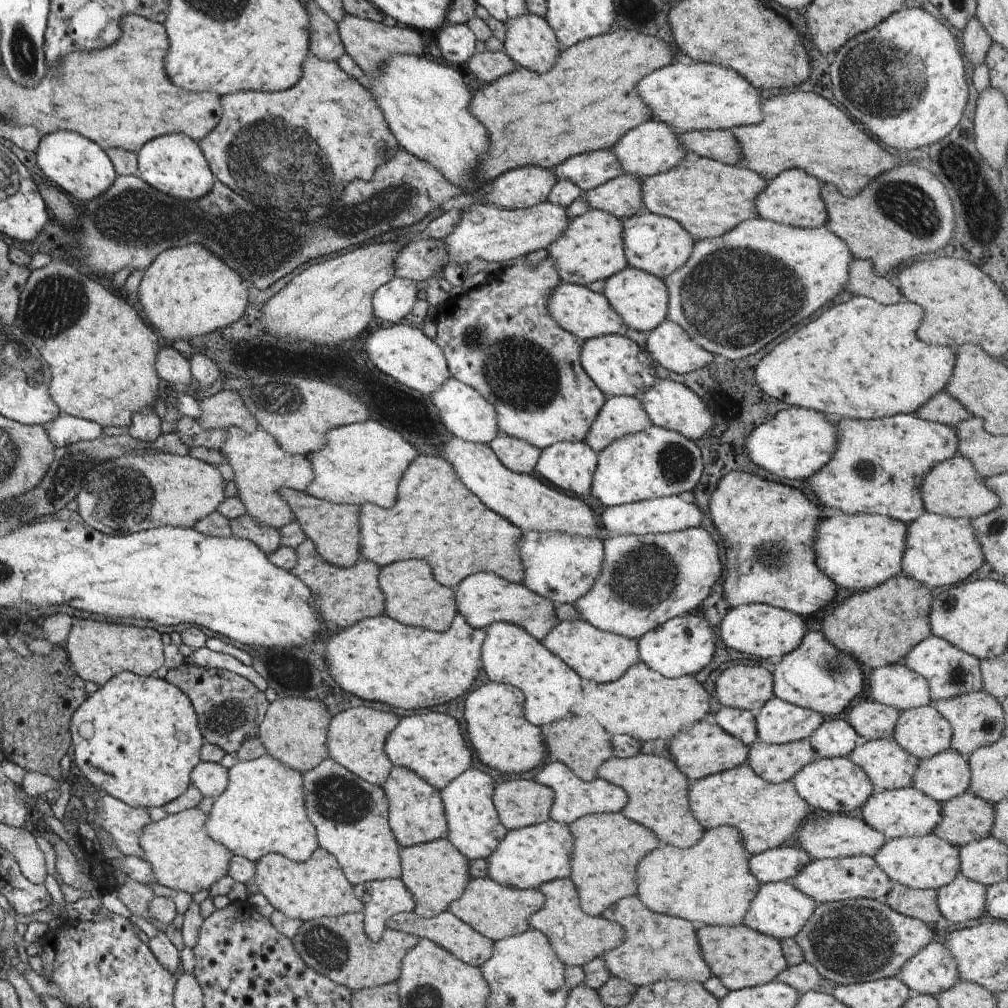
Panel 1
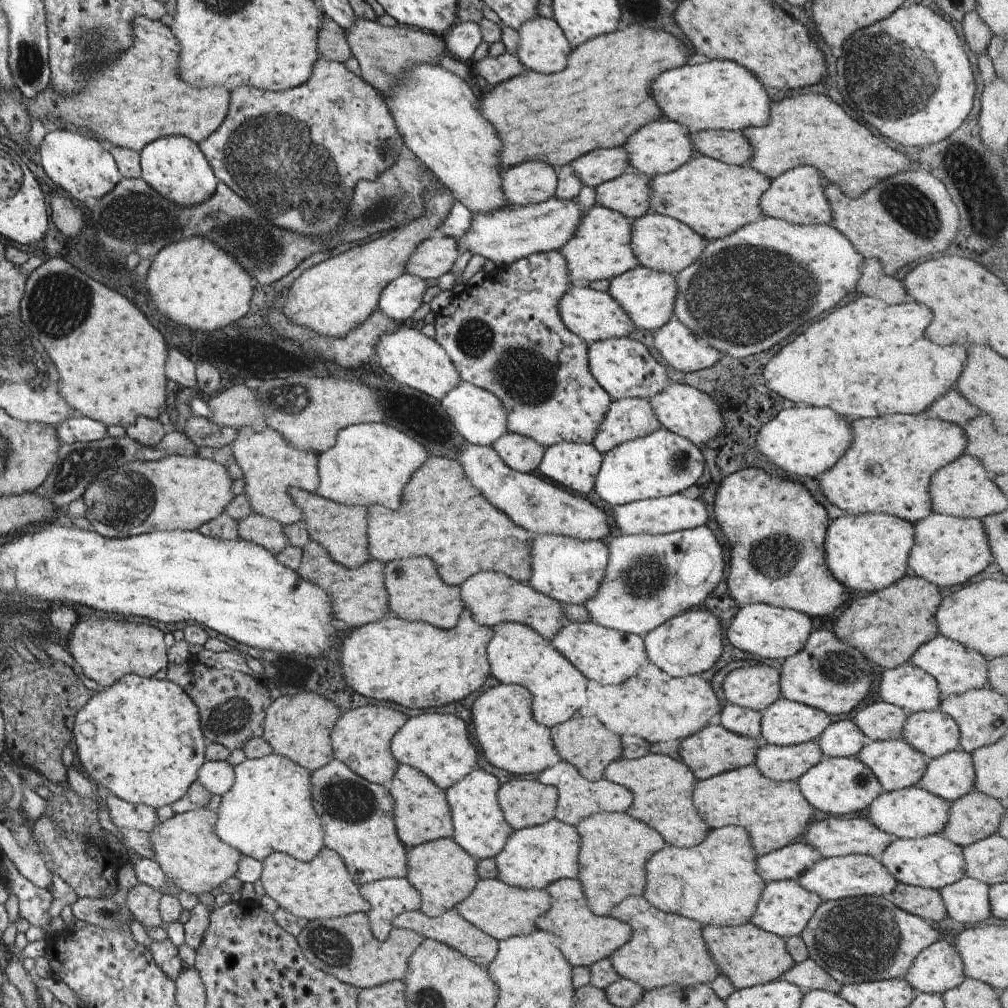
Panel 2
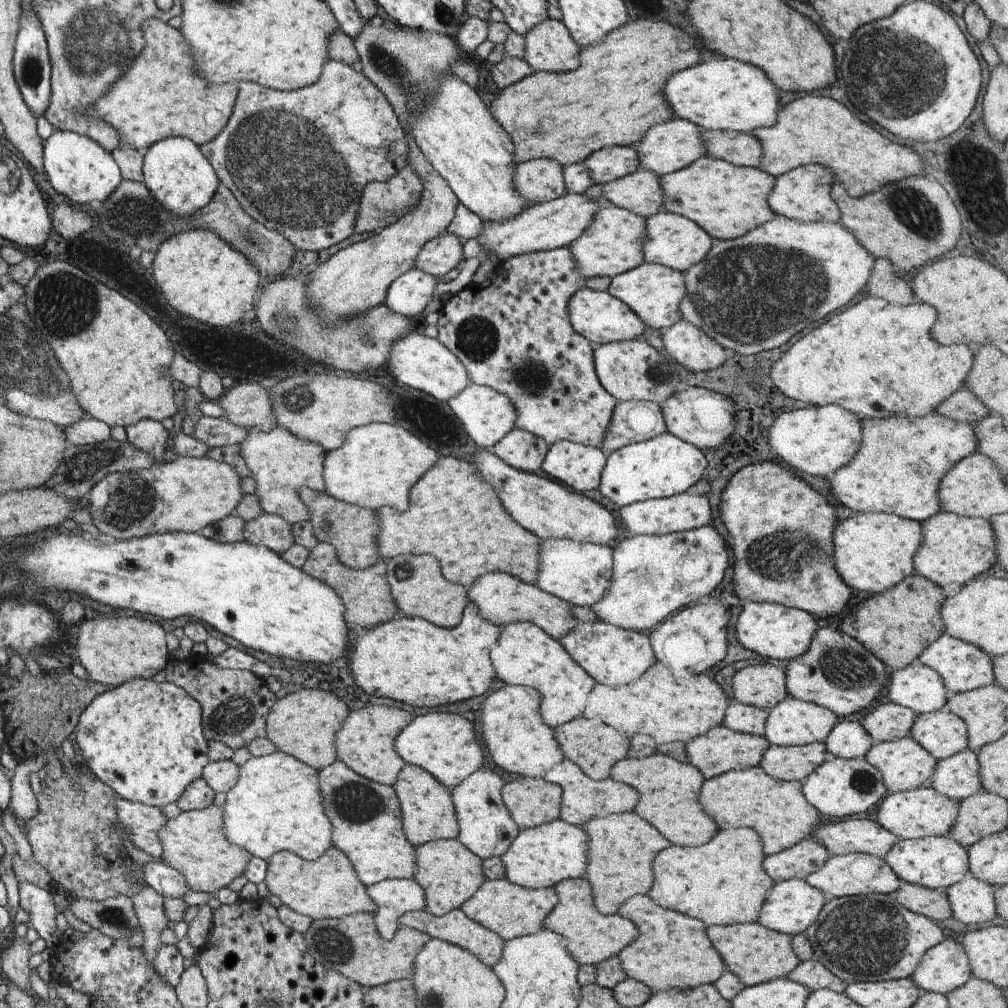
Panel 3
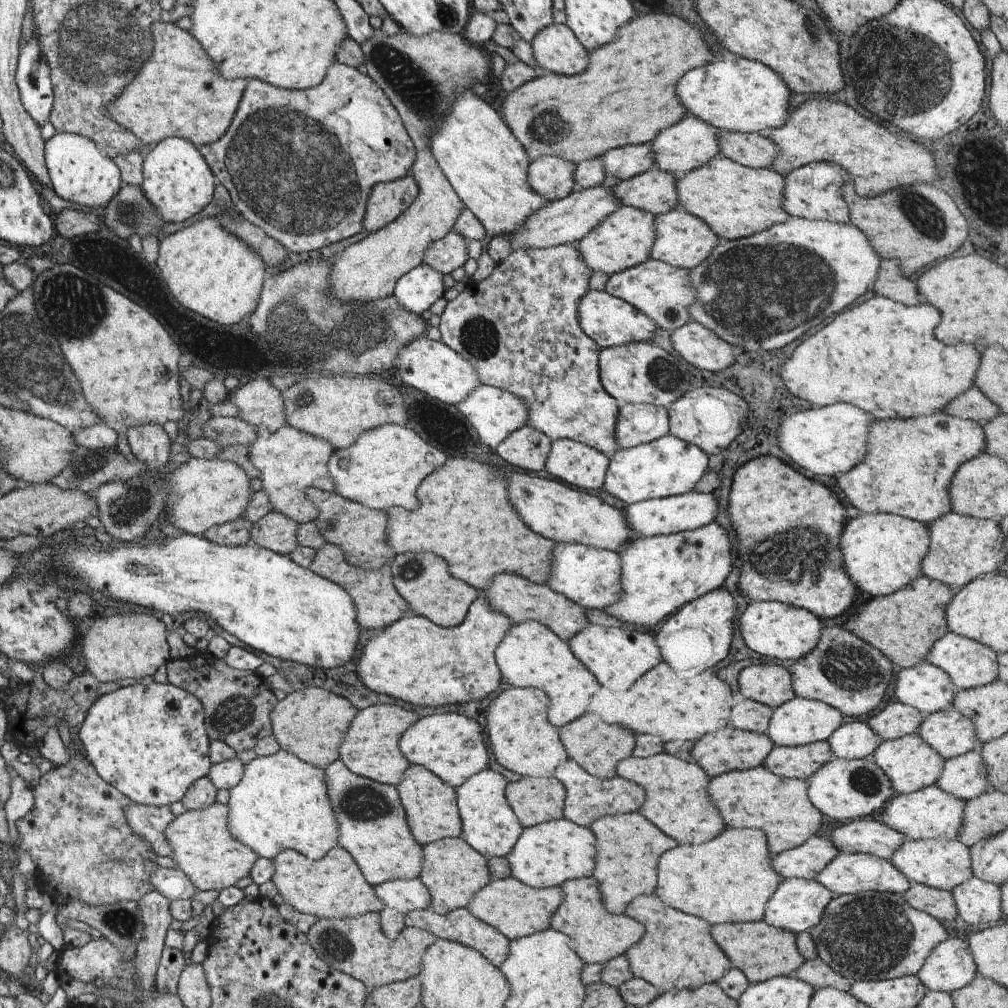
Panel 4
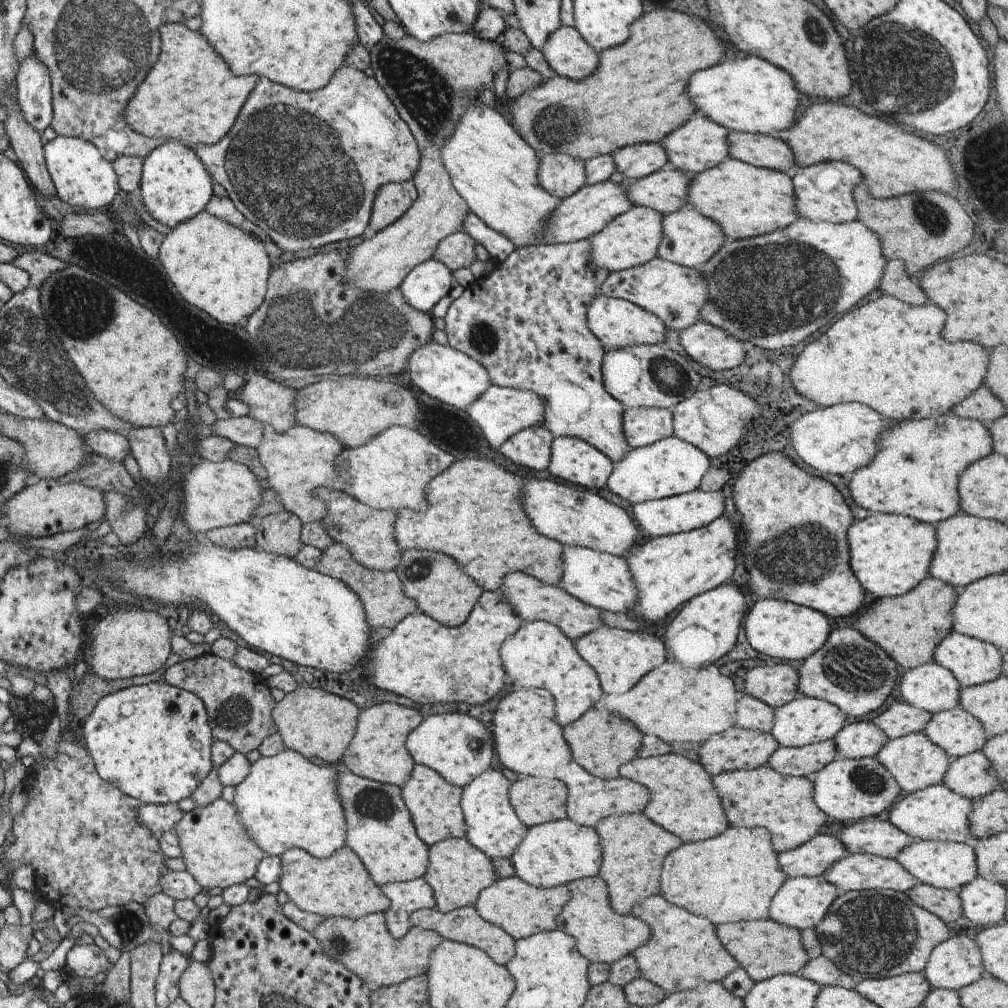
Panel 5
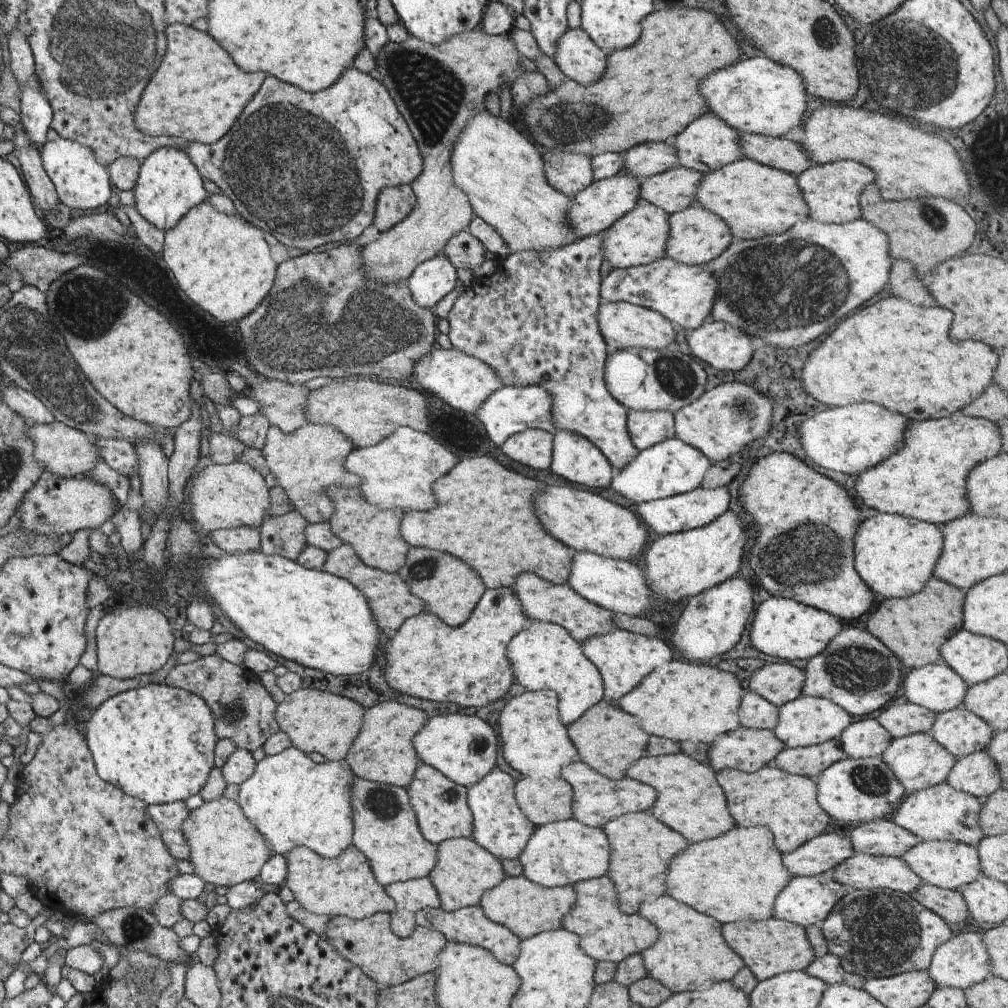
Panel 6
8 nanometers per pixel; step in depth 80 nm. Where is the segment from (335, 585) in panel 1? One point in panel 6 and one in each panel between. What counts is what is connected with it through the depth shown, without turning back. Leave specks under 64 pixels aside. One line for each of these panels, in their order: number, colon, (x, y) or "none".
2: (359, 597)
3: (366, 593)
4: (379, 604)
5: (385, 603)
6: (392, 601)

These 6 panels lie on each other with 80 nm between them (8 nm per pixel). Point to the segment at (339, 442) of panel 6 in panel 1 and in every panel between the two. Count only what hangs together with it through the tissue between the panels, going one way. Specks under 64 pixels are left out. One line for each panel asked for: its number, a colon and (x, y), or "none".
1: (261, 466)
2: (271, 466)
3: (281, 463)
4: (290, 461)
5: (301, 460)

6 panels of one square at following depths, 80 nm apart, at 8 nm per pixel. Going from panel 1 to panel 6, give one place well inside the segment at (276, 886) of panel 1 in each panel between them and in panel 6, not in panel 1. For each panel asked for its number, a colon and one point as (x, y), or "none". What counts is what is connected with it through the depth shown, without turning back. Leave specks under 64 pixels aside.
2: (323, 888)
3: (328, 888)
4: (333, 887)
5: (338, 886)
6: (346, 885)

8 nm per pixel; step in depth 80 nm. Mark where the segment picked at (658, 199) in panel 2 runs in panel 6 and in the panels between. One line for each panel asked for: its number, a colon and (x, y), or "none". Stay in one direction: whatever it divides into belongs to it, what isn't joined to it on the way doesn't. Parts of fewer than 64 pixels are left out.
3: (727, 201)
4: (737, 201)
5: (747, 201)
6: (755, 200)

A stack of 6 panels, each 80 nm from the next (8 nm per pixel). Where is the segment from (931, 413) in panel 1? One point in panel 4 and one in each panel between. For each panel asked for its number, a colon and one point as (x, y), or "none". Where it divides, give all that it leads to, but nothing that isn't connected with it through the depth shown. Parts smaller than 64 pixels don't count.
2: (952, 407)
3: (963, 405)
4: (973, 404)

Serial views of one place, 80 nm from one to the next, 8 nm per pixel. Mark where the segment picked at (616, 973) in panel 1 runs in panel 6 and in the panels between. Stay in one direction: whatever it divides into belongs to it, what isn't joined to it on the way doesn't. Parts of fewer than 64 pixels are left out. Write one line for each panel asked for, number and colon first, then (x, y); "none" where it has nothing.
2: (665, 949)
3: (672, 951)
4: (677, 952)
5: (684, 952)
6: (690, 952)

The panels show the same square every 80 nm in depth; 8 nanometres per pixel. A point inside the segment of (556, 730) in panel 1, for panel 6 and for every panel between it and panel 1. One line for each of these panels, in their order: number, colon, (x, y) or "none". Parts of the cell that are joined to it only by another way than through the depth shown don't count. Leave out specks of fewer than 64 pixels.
2: (586, 742)
3: (594, 746)
4: (597, 746)
5: (600, 741)
6: (610, 740)

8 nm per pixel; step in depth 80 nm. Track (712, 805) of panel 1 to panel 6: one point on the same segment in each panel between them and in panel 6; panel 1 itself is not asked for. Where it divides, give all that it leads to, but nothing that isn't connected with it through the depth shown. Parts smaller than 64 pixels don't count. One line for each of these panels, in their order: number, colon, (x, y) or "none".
2: (776, 814)
3: (778, 810)
4: (756, 798)
5: (760, 797)
6: (787, 803)

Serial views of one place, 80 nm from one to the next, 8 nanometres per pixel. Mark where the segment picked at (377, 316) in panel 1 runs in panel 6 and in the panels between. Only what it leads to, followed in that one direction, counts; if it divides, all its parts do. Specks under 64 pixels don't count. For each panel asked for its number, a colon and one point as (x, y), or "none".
2: (401, 297)
3: (409, 294)
4: (419, 288)
5: (425, 284)
6: (432, 279)

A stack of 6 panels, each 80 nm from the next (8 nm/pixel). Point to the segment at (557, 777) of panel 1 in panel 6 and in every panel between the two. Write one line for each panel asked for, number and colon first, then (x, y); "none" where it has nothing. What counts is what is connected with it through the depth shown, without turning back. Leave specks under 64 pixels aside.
2: (579, 798)
3: (583, 799)
4: (588, 798)
5: (590, 799)
6: (597, 799)

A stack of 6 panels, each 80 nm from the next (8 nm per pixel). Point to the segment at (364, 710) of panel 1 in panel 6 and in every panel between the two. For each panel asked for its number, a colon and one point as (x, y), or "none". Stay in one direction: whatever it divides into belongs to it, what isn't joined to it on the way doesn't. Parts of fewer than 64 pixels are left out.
2: (361, 739)
3: (366, 742)
4: (371, 749)
5: (378, 751)
6: (383, 752)

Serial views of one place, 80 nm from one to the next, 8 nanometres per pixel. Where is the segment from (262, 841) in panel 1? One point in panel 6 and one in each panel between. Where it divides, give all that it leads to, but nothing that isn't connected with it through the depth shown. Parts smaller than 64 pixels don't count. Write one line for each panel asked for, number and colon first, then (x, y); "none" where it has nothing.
2: (269, 809)
3: (276, 806)
4: (282, 802)
5: (286, 801)
6: (294, 801)

